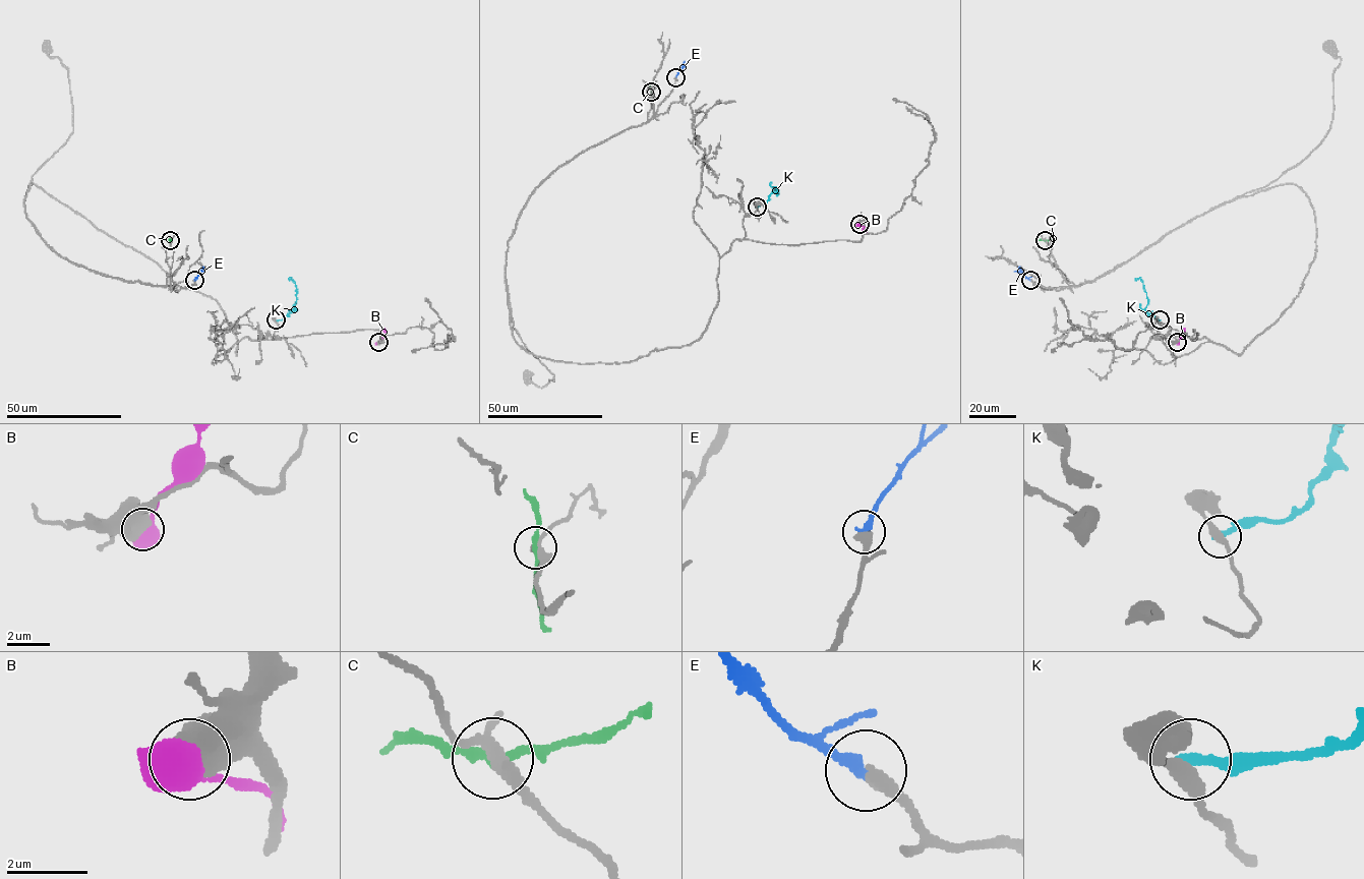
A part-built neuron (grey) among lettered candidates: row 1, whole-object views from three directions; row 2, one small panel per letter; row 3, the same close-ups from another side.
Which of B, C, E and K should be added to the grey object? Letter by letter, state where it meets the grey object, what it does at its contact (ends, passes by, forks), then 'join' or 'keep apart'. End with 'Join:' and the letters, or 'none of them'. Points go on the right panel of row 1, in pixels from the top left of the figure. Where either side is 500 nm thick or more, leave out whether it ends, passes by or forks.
B: (1177, 342) | keep apart
C: (1045, 240) | it passes by | keep apart
E: (1030, 280) | it ends | join
K: (1160, 319) | it ends | keep apart
Join: E

